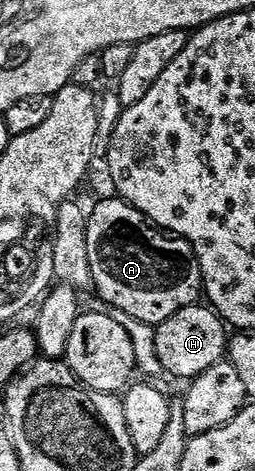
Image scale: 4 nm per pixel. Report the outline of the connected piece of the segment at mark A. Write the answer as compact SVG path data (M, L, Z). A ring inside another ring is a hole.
M117 197L96 204L89 212L88 265L99 297L115 307L110 309L123 311L118 313L138 323L168 321L180 309L195 306L204 295L200 261L189 241L154 226L131 203Z

